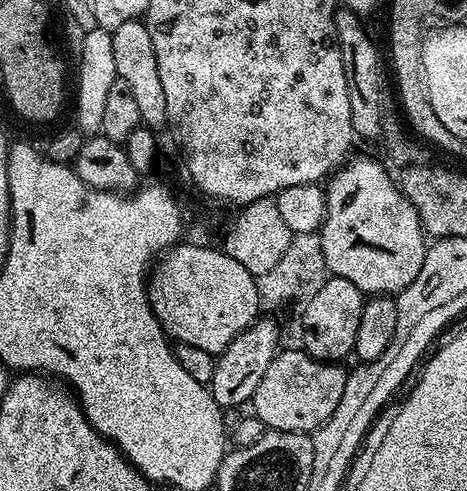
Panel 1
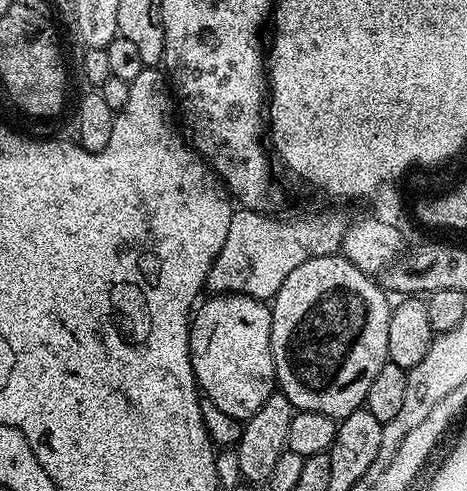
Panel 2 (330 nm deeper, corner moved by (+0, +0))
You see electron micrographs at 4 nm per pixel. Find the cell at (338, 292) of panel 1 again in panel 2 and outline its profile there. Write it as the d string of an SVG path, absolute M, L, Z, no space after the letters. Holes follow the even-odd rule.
M342 254L312 257L291 270L281 288L270 300L272 325L270 350L276 367L279 391L292 404L293 409L314 414L326 414L341 421L348 414L365 407L370 382L382 366L389 363L390 318L393 305L388 304L389 293L369 273L358 270Z

